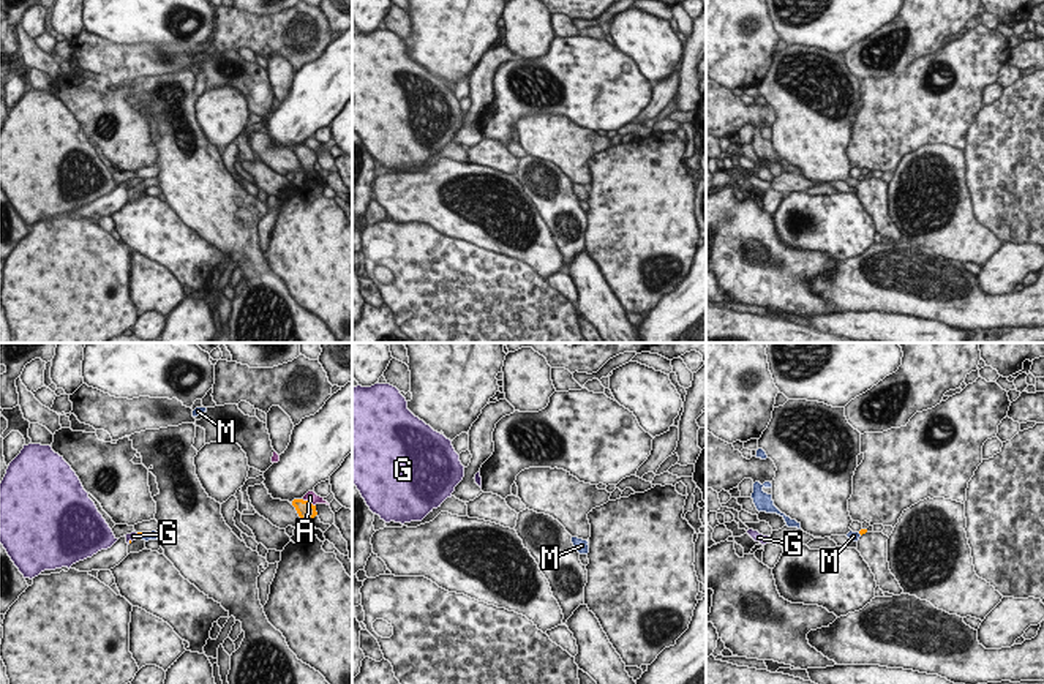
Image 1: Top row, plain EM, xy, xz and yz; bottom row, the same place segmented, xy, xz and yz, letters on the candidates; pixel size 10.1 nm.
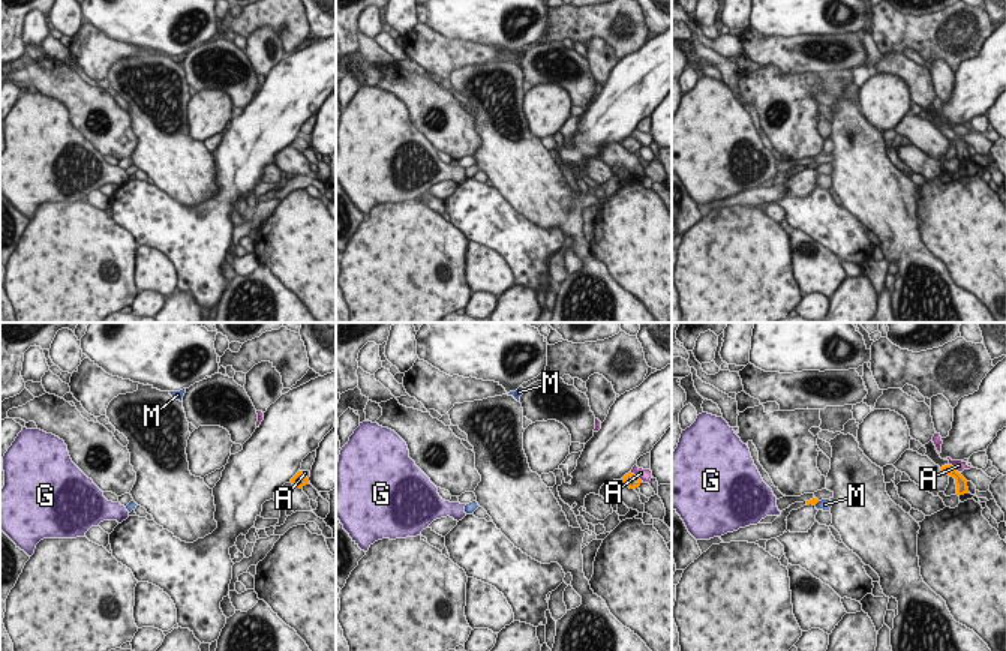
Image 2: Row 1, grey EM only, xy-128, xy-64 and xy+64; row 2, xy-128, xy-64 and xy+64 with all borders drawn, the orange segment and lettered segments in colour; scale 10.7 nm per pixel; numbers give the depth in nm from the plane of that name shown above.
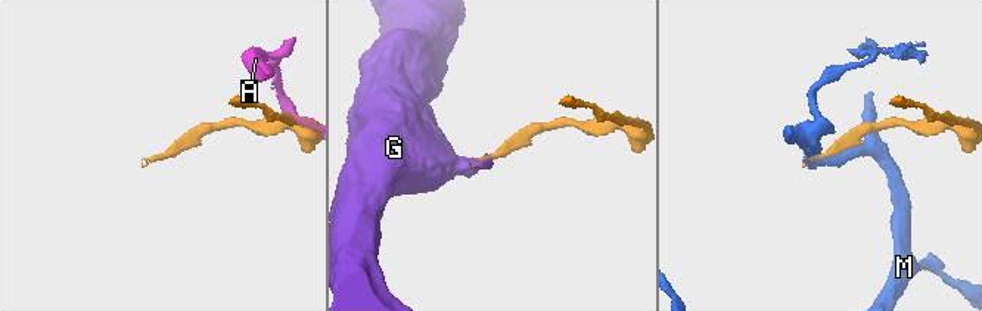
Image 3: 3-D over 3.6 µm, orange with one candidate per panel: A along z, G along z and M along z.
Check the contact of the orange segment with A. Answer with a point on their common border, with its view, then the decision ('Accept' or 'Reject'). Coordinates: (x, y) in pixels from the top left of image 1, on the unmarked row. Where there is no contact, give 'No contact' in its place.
Touches orange at xy (307, 147). Reject.

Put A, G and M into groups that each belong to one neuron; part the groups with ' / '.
A / G / M

